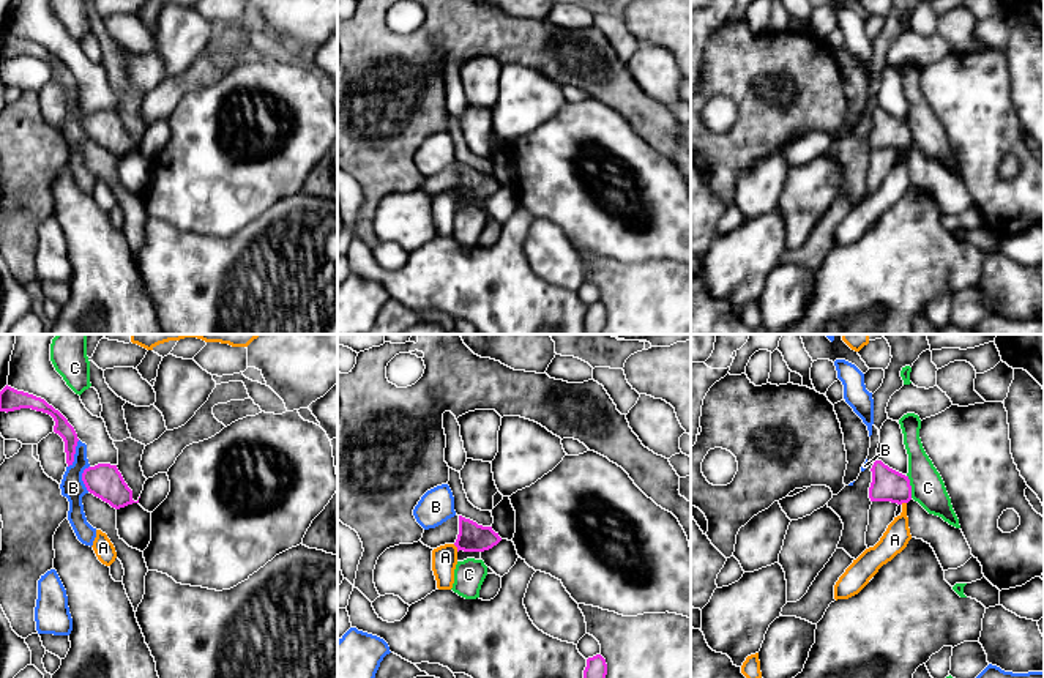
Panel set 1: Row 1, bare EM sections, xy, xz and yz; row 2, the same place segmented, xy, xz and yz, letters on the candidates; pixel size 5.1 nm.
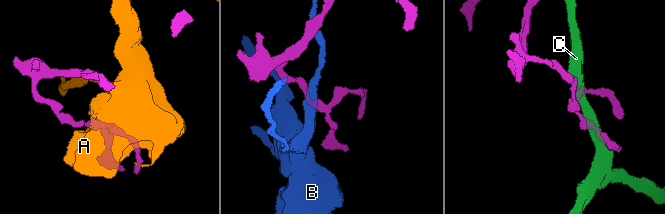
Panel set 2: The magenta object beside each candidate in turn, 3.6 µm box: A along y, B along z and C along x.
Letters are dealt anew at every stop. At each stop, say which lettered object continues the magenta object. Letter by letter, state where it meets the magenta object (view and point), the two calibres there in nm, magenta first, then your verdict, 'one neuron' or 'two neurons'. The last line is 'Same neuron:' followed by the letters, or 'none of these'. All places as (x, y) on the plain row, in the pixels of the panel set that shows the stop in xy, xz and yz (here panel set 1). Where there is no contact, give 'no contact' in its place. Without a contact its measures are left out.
A: xz (456, 193) | 140/130 nm | two neurons
B: xy (74, 100) | 80/120 nm | two neurons
C: yz (910, 133) | 160/170 nm | two neurons
Same neuron: none of these

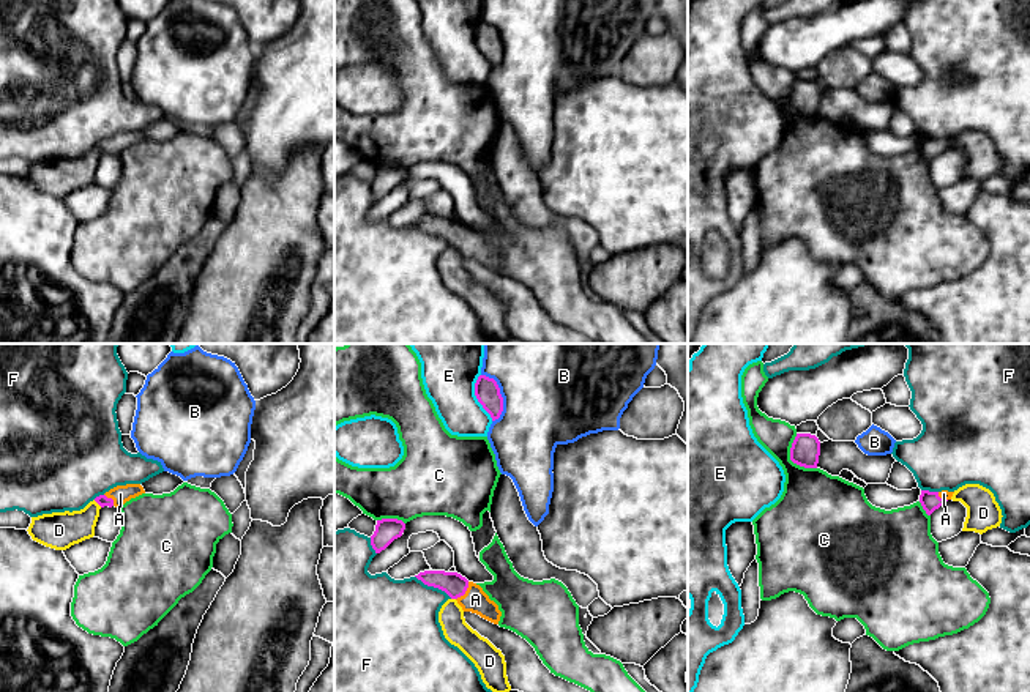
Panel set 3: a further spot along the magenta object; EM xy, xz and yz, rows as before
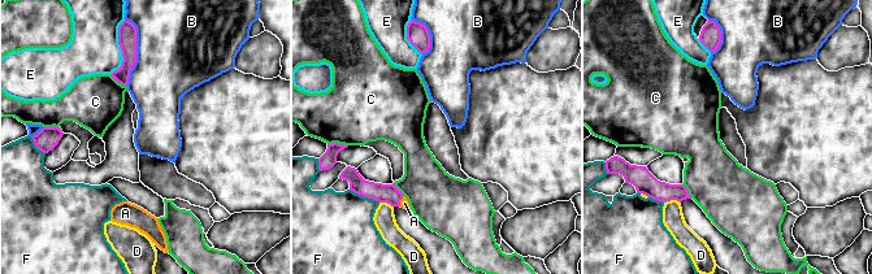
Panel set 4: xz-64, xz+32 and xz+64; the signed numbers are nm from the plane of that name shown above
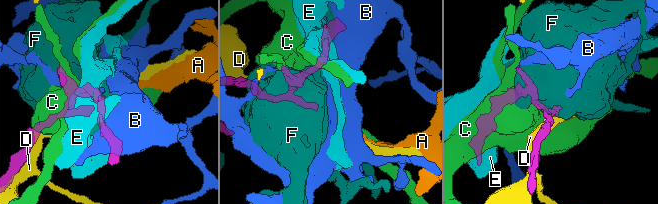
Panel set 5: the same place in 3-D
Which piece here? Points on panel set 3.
A: xz (464, 238) | 120/120 nm | one neuron
B: xz (500, 41) | 130/480 nm | two neurons
C: yz (791, 106) | 150/320 nm | two neurons
D: xy (98, 150) | 60/190 nm | two neurons
E: xz (477, 44) | 130/260 nm | two neurons
F: xz (434, 234) | 120/420 nm | two neurons
Same neuron: A

